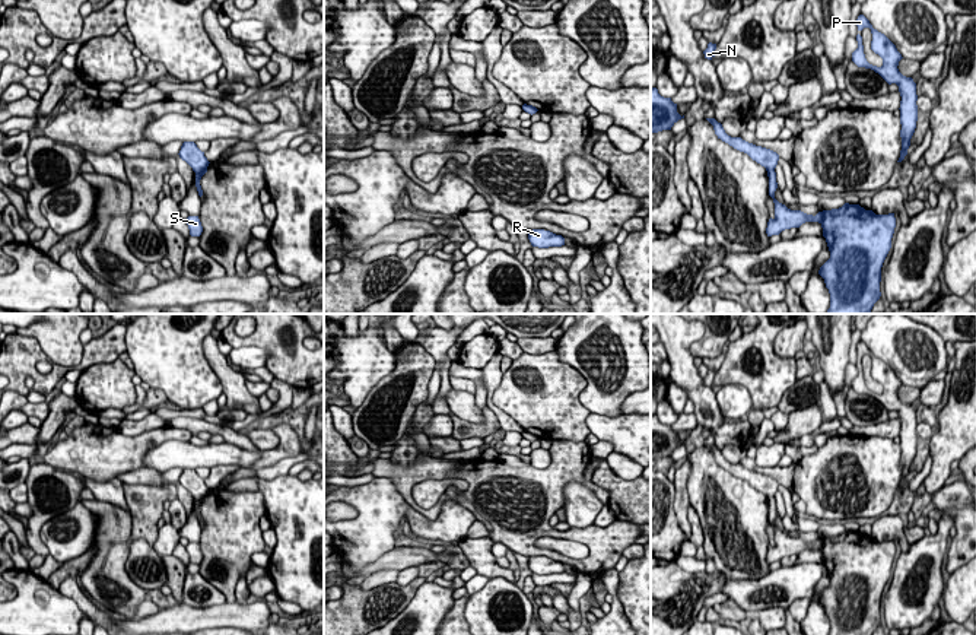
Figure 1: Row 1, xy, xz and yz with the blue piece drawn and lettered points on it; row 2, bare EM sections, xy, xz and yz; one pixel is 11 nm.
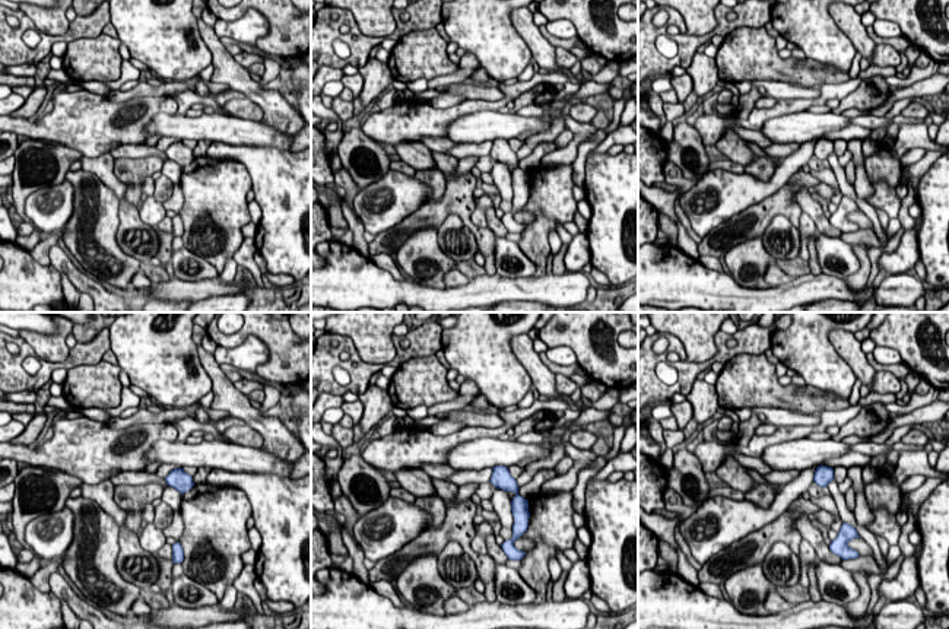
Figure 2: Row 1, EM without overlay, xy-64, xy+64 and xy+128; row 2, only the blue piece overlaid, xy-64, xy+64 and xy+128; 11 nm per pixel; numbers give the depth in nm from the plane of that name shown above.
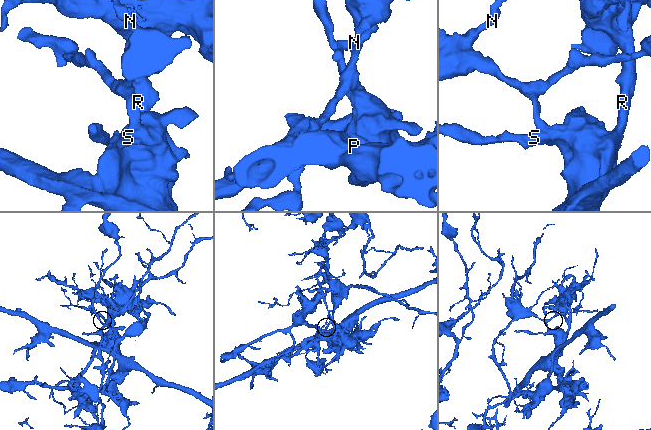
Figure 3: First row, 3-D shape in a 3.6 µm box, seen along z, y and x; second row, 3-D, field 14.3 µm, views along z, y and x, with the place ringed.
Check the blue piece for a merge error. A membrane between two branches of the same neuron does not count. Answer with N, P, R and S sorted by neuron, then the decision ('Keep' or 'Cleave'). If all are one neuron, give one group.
Groups: N / P R S. Cleave

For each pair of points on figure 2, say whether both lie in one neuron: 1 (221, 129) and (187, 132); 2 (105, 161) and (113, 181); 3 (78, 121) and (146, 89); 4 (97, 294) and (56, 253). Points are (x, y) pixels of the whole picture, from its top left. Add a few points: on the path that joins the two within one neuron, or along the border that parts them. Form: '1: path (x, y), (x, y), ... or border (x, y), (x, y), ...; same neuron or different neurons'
1: path (212, 129), (196, 129); same neuron
2: path (105, 165), (108, 177); same neuron
3: border (154, 95), (124, 101), (111, 101), (105, 97); different neurons
4: path (86, 283), (64, 263); same neuron

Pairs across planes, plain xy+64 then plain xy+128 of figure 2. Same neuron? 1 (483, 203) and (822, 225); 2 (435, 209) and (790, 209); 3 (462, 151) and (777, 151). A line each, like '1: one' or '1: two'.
1: two
2: one
3: one

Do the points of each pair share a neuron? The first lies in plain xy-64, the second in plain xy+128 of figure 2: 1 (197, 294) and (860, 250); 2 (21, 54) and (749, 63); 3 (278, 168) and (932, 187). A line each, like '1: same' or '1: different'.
1: different
2: different
3: same

